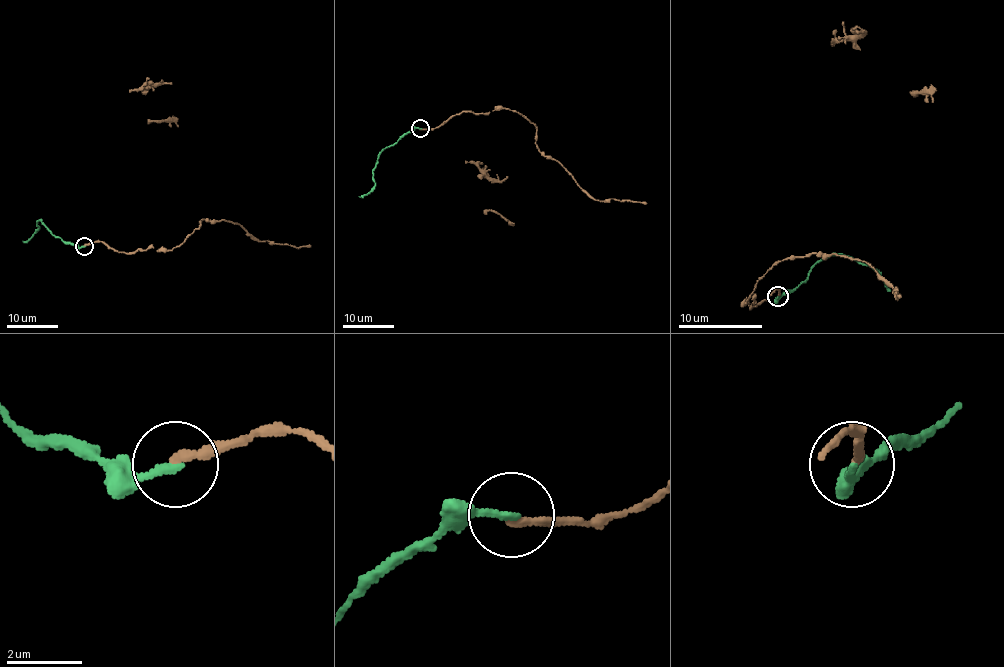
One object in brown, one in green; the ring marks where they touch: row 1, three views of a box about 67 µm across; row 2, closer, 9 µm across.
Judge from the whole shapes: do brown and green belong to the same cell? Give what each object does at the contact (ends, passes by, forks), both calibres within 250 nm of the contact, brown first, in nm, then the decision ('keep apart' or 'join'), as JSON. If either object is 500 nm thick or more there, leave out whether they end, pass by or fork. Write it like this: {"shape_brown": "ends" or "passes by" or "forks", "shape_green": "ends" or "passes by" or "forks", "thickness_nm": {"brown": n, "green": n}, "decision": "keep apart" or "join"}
{"shape_brown": "ends", "shape_green": "ends", "thickness_nm": {"brown": 220, "green": 180}, "decision": "join"}

